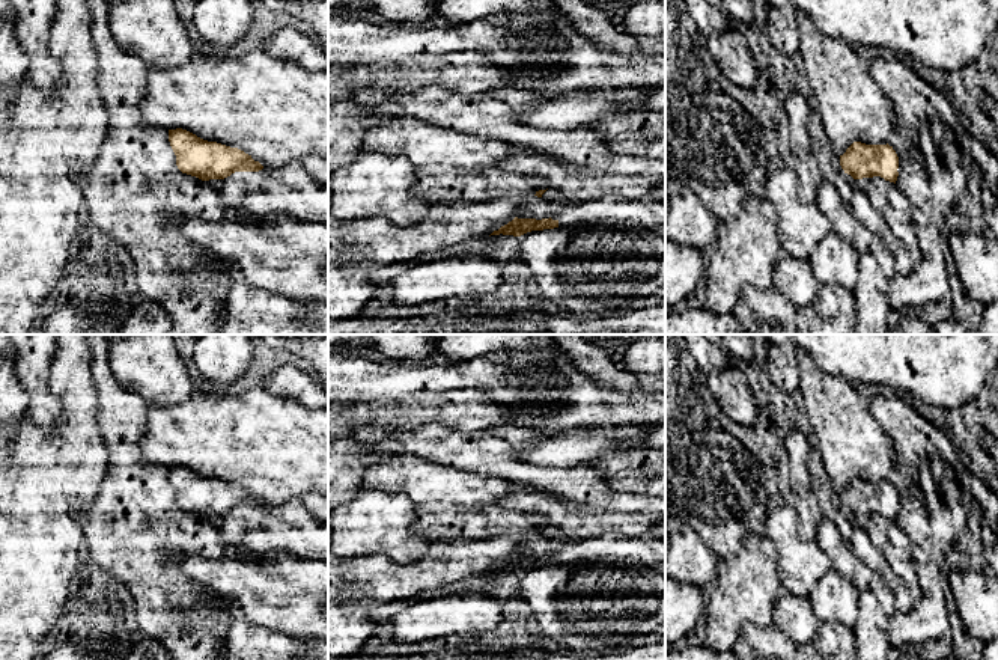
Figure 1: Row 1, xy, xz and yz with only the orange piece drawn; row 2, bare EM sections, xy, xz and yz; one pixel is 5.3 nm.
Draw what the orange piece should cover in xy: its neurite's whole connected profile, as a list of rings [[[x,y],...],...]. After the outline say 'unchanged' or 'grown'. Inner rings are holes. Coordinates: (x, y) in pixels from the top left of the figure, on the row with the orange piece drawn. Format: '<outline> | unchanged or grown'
[[[182,128],[169,130],[169,142],[176,155],[178,169],[202,181],[224,179],[235,172],[263,169],[244,151],[203,140]]] | unchanged

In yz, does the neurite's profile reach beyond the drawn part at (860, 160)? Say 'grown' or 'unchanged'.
unchanged

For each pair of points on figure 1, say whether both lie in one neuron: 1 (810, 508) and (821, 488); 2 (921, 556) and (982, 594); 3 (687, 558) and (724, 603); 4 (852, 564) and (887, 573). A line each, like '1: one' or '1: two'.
1: two
2: two
3: two
4: two

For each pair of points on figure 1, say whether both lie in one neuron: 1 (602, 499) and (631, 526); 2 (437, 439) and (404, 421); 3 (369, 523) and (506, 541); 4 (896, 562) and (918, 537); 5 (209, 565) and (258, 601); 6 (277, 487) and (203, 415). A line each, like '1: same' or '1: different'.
1: different
2: different
3: different
4: different
5: same
6: same

